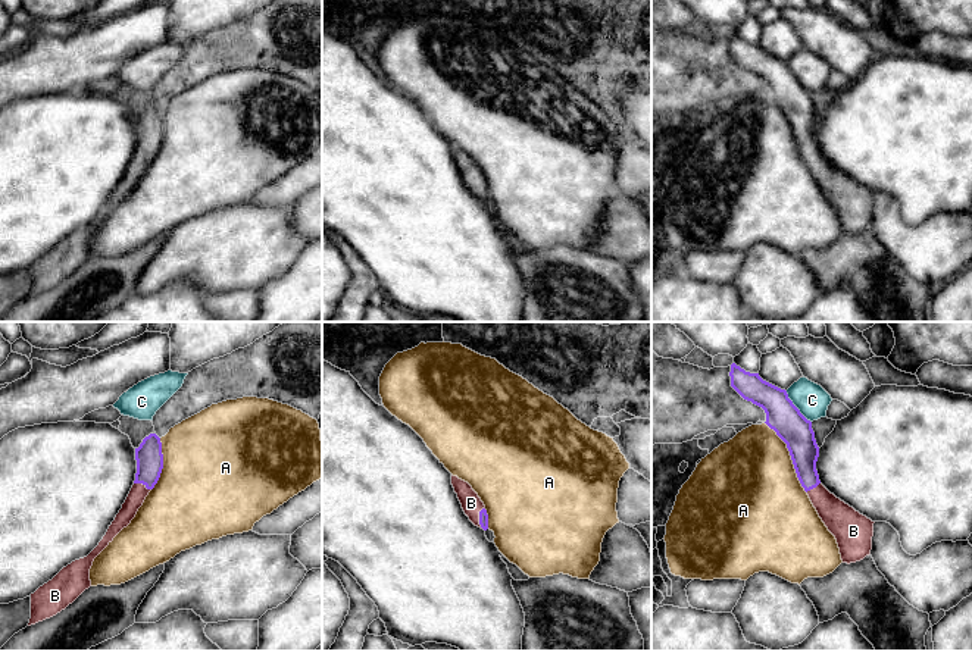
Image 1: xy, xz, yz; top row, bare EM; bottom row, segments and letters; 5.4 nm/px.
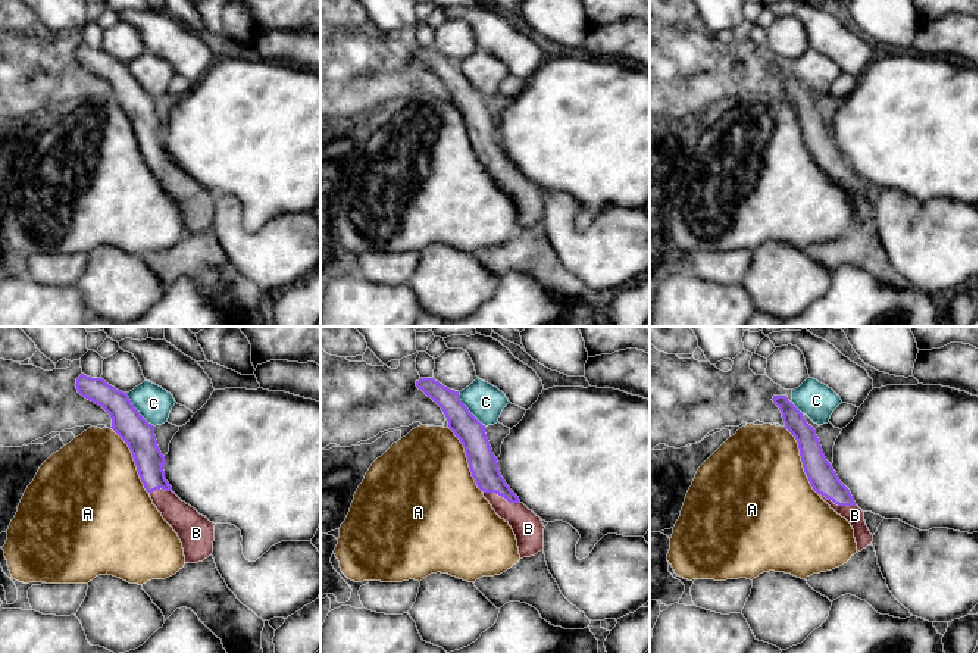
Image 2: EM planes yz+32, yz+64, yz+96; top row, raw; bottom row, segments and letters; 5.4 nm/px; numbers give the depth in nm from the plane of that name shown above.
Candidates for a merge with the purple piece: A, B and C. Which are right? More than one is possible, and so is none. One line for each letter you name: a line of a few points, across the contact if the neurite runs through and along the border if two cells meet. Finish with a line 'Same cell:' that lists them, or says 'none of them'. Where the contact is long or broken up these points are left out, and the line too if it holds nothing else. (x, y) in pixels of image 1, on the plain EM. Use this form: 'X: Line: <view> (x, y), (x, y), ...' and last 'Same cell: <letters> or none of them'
B: Line: xz (483, 185), (480, 188), (471, 174)
Same cell: B

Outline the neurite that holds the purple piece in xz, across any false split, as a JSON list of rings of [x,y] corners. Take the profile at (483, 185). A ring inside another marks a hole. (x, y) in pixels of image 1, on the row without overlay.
[[[451,145],[451,156],[469,191],[475,197],[487,201],[488,200],[488,185],[478,165],[472,160],[472,157],[468,153],[453,145]]]

